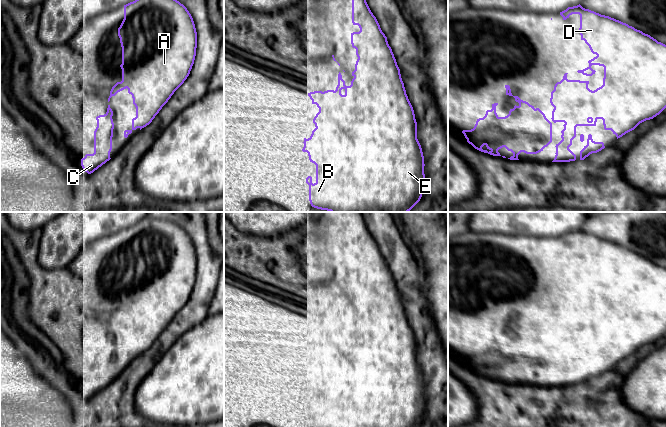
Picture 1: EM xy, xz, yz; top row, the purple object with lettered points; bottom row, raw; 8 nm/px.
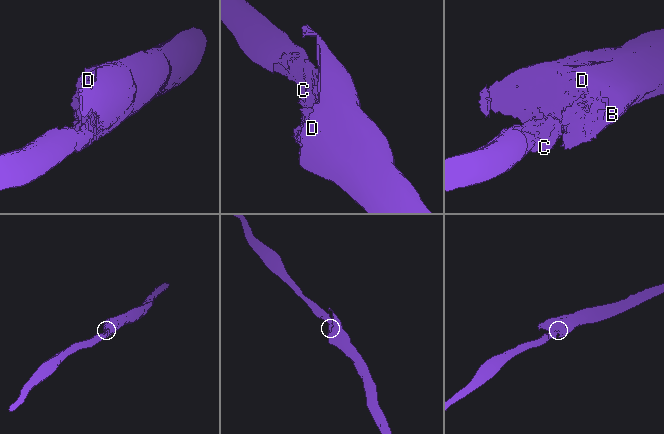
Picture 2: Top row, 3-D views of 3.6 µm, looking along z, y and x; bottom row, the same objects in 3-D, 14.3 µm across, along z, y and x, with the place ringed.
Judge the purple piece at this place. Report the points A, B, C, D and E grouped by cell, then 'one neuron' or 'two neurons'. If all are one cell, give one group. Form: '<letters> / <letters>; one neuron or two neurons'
A B D E / C; two neurons

